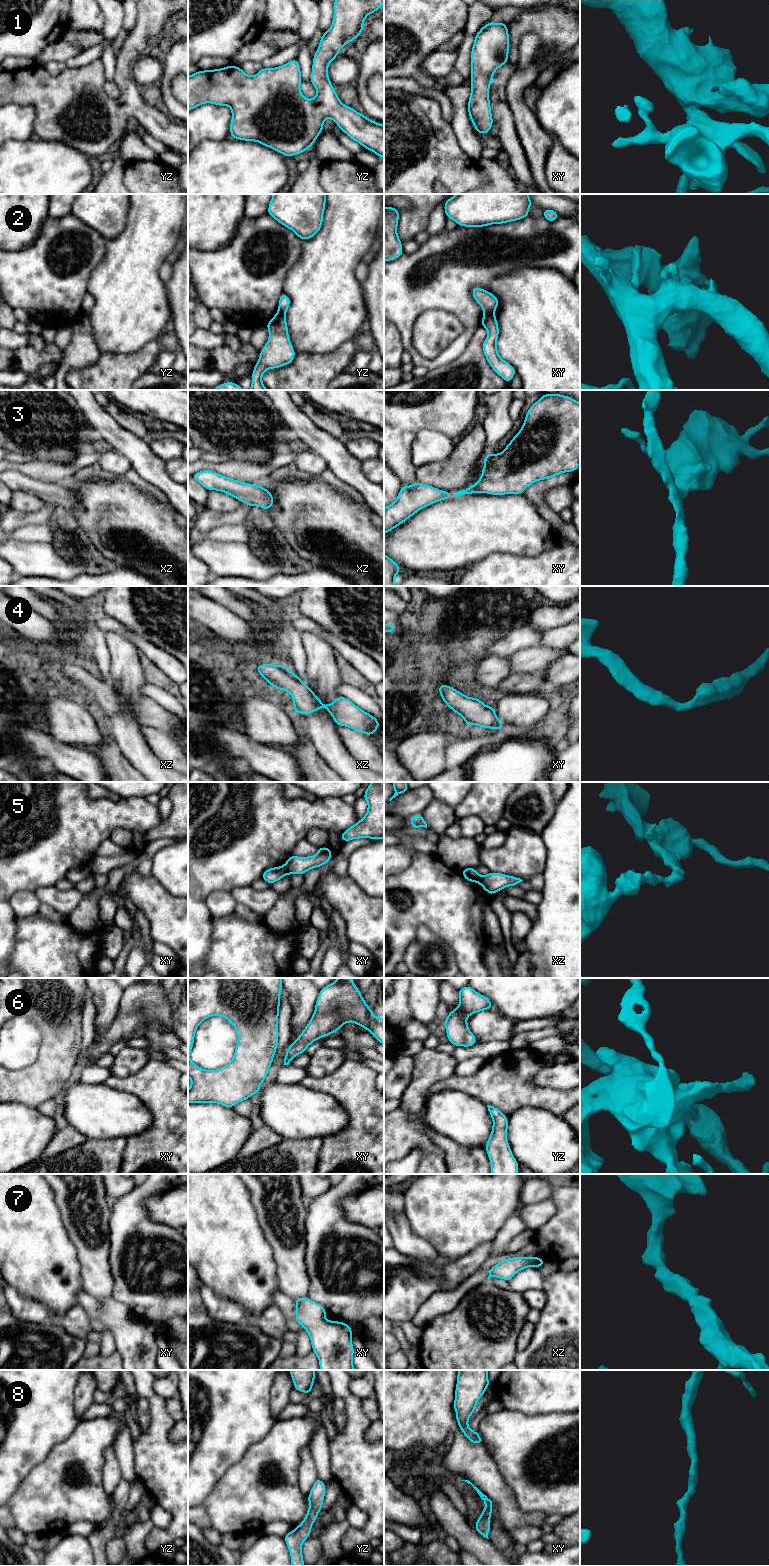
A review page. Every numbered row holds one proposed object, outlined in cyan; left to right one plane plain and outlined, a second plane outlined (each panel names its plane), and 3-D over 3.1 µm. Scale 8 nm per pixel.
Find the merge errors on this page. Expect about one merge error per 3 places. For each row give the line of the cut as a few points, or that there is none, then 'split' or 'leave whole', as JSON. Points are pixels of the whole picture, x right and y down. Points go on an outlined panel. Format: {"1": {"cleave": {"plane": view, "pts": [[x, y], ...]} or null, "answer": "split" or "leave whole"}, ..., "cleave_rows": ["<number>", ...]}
{"1": {"cleave": null, "answer": "leave whole"}, "2": {"cleave": {"plane": "xy", "pts": [[493, 312], [484, 315]]}, "answer": "split"}, "3": {"cleave": null, "answer": "leave whole"}, "4": {"cleave": null, "answer": "leave whole"}, "5": {"cleave": {"plane": "xy", "pts": [[283, 866], [288, 873]]}, "answer": "split"}, "6": {"cleave": null, "answer": "leave whole"}, "7": {"cleave": null, "answer": "leave whole"}, "8": {"cleave": null, "answer": "leave whole"}, "cleave_rows": ["2", "5"]}

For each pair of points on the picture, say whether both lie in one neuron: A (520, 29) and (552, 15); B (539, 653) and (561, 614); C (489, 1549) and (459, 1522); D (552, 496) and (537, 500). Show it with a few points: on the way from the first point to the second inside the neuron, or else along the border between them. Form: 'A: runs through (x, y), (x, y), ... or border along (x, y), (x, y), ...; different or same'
A: runs through (528, 21), (544, 21); same
B: runs through (549, 643), (553, 639), (553, 630), (557, 624); same
C: runs through (481, 1546), (465, 1530); same
D: border along (564, 485), (544, 494), (558, 513); different

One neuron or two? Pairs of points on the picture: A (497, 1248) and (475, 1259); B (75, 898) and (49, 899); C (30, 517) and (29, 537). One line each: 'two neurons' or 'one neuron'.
A: two neurons
B: one neuron
C: two neurons

